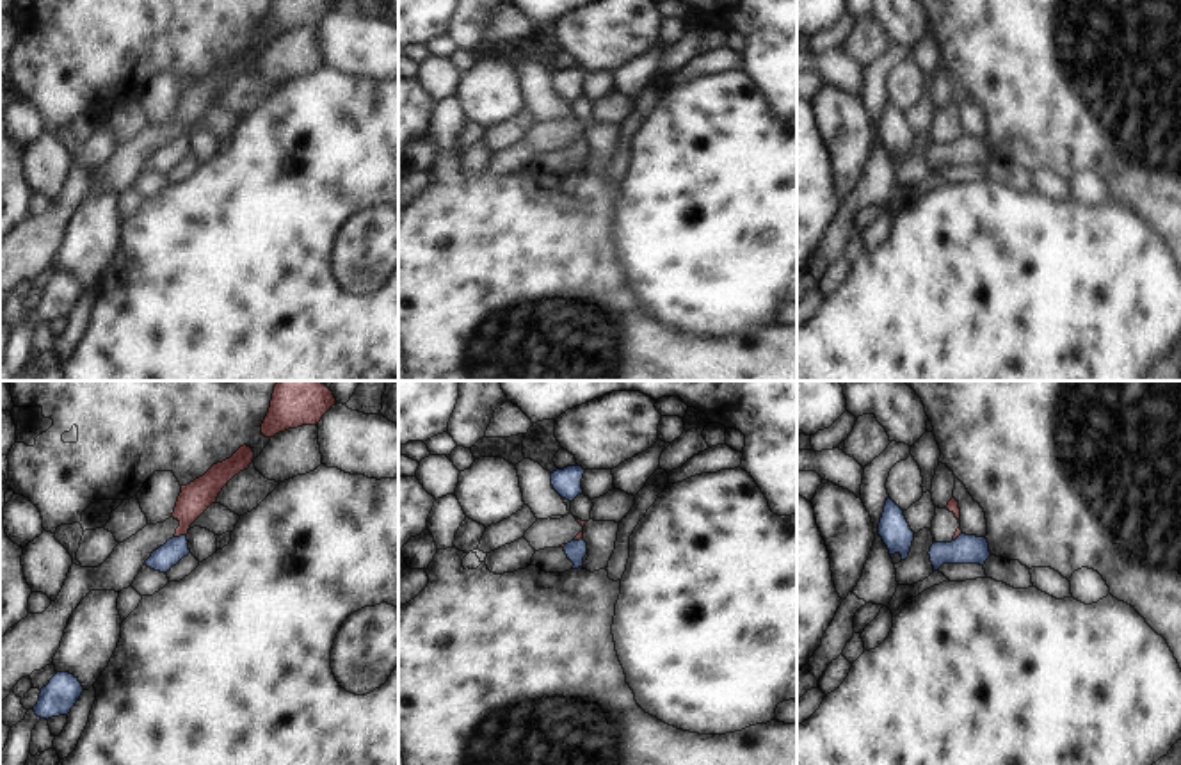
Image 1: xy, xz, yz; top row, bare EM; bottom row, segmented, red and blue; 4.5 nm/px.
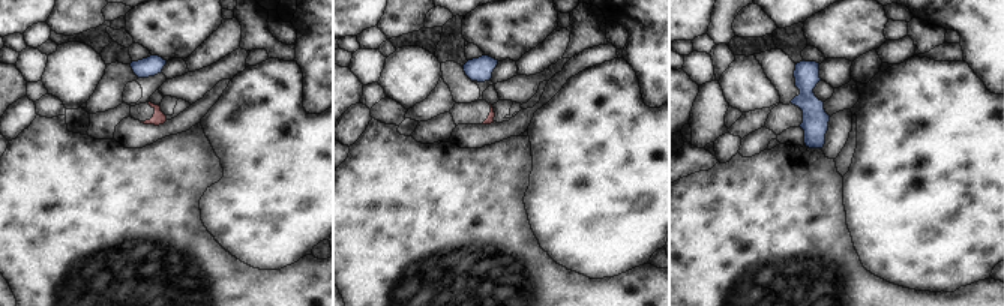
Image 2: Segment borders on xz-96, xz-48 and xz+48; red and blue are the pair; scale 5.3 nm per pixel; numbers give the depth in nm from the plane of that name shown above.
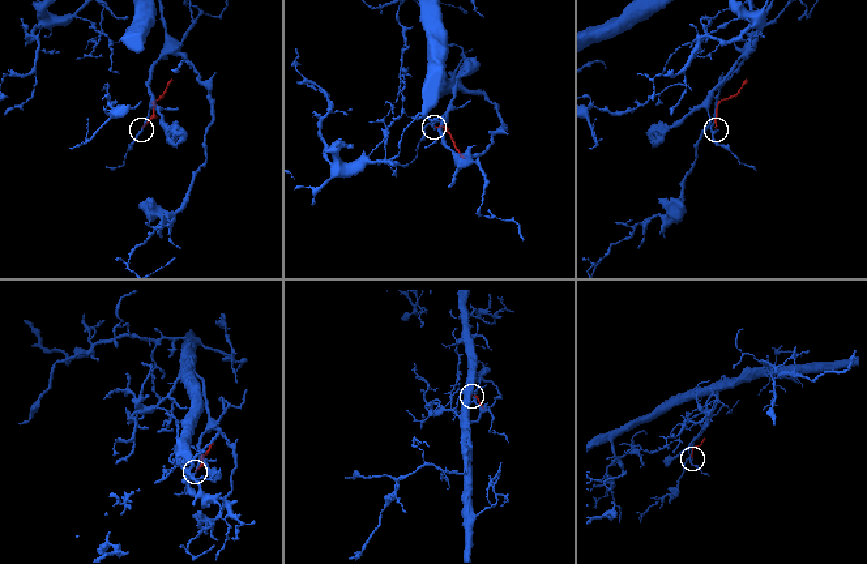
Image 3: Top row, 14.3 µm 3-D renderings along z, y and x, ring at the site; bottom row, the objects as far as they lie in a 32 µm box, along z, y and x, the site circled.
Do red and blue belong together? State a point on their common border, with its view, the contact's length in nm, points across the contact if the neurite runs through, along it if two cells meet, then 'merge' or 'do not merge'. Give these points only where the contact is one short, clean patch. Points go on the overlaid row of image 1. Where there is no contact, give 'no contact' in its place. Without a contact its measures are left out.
contact xy (180, 534); length 60 nm; border xy (185, 534), (175, 538); do not merge

